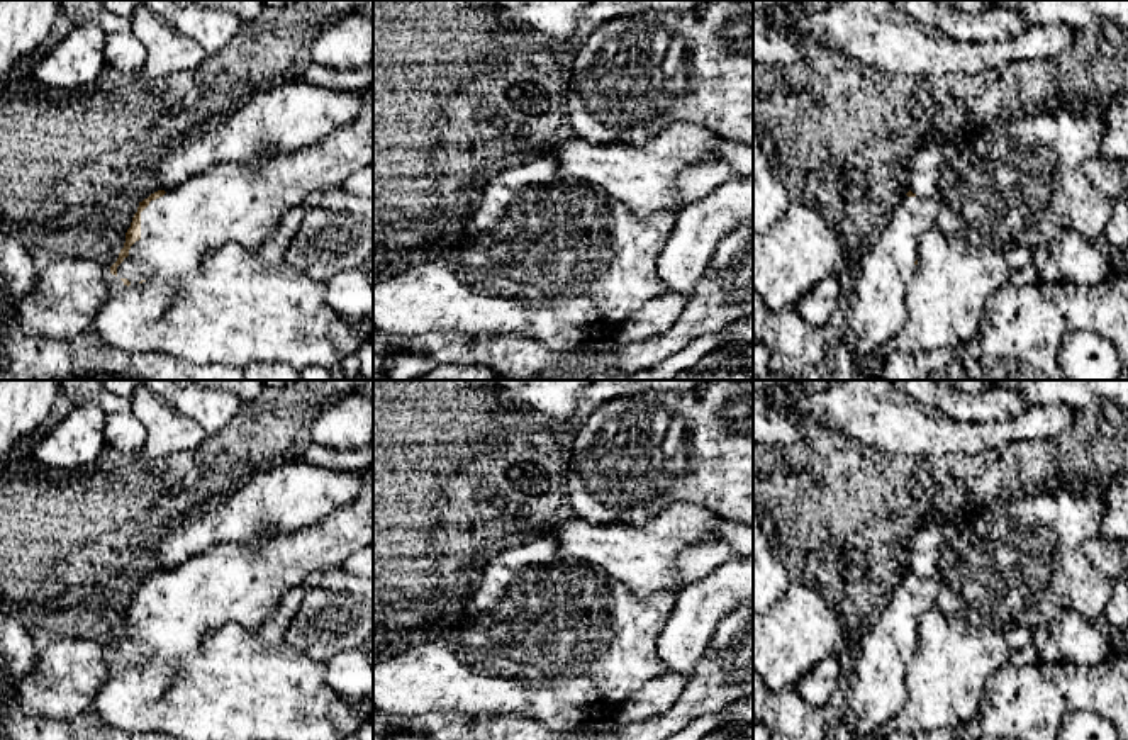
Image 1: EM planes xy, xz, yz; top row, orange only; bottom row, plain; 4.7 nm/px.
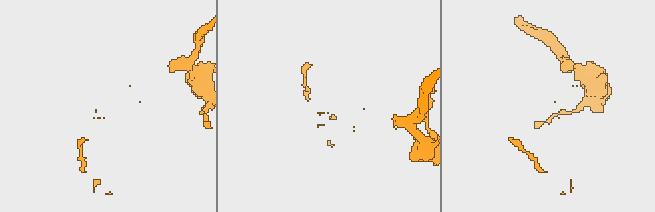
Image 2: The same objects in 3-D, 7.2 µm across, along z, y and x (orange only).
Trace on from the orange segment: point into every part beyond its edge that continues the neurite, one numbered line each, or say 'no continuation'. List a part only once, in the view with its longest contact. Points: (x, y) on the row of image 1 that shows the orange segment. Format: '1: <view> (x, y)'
1: xy (229, 202)

